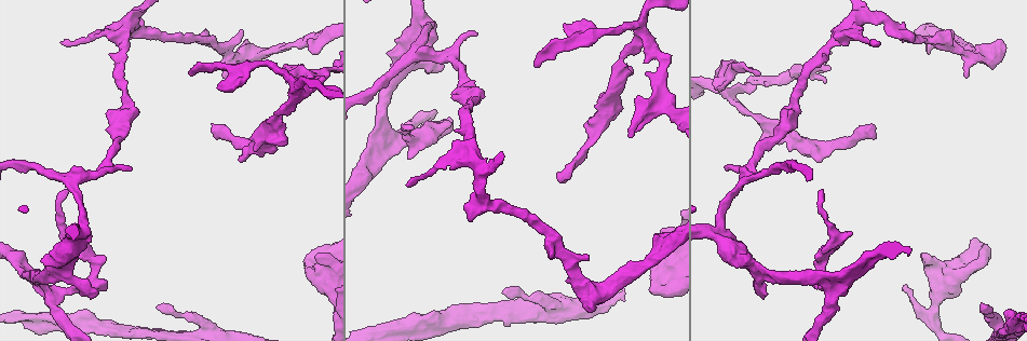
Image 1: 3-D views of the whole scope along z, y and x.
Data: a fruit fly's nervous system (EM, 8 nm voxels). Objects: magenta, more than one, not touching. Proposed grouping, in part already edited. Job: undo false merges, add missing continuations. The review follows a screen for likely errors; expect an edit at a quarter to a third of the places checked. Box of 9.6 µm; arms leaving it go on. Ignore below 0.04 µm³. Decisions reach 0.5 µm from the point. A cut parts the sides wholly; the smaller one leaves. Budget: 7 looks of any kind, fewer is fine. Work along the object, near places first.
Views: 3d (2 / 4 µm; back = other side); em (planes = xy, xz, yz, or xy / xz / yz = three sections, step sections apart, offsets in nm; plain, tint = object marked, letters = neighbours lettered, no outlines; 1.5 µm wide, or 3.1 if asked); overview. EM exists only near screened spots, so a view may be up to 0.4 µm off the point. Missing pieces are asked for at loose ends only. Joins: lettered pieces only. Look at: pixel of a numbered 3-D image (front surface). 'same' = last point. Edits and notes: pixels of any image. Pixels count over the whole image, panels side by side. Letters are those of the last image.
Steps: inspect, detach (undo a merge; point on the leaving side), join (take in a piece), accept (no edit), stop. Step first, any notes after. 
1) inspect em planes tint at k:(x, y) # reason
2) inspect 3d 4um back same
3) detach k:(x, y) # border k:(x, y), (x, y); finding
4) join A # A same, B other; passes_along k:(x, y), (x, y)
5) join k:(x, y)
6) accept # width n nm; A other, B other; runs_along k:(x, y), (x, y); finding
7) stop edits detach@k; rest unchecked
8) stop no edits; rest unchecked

inspect 3d 2um back at 1:(982, 308) # an open end

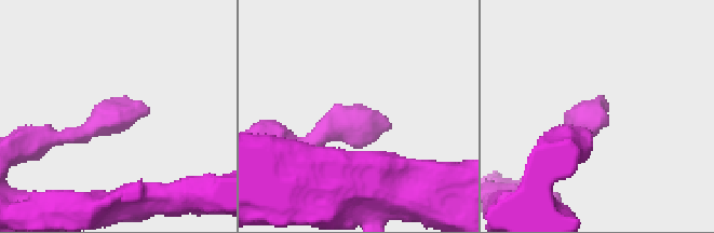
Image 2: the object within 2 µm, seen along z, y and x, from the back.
inspect em planes letters at 2:(593, 106)

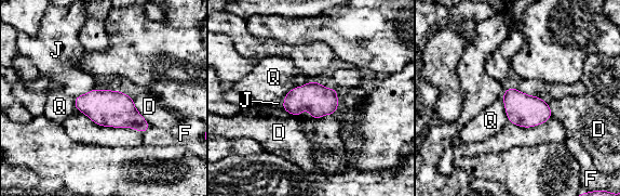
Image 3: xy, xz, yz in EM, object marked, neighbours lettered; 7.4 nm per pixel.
accept # width 220 nm; D other, F other, J other, Q other; border 3:(94, 88), (73, 98); no lettered piece goes on from it

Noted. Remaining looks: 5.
inspect 3d 2um at 1:(1004, 46) # free end

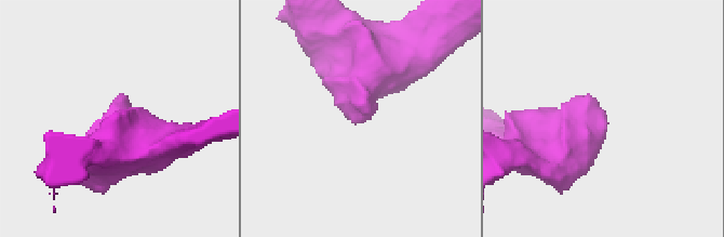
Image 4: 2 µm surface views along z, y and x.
inspect em planes tint at 4:(124, 108)

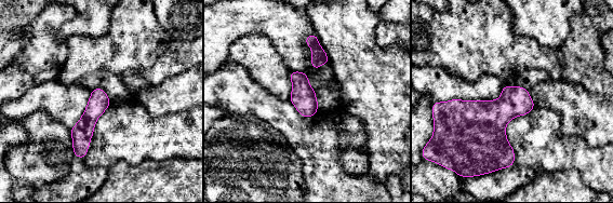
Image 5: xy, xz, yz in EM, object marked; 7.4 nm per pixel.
inspect em planes letters same

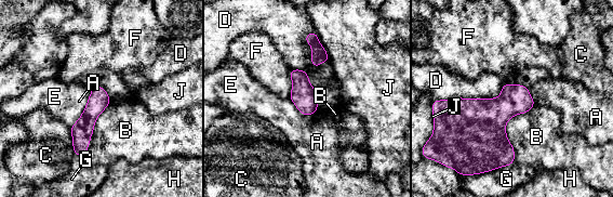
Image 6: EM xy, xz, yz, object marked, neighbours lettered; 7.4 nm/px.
accept # width 160 nm; longest_contact B 460 nm; A other, B other, C other, D other, E other, F other, G other, H other, J other; none of them fits

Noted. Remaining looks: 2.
inspect em xz step 8 letters at 1:(847, 288) # branch stops here

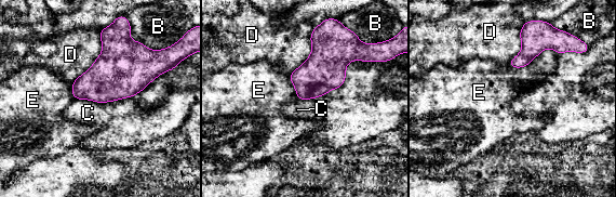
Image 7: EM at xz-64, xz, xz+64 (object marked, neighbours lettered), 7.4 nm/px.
accept # B other, C other, D other, E other; border 7:(75, 97), (105, 103); none of them fits

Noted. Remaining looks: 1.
stop no edits; rest unchecked

